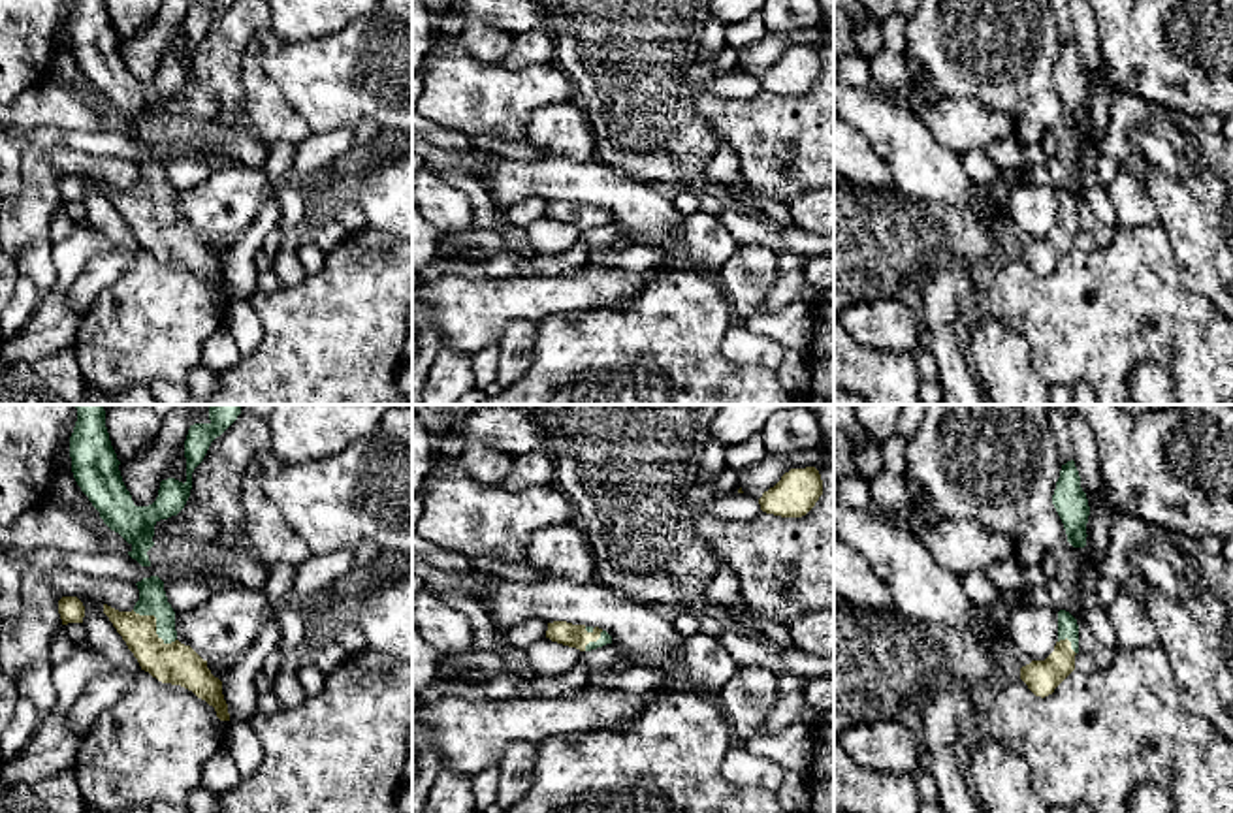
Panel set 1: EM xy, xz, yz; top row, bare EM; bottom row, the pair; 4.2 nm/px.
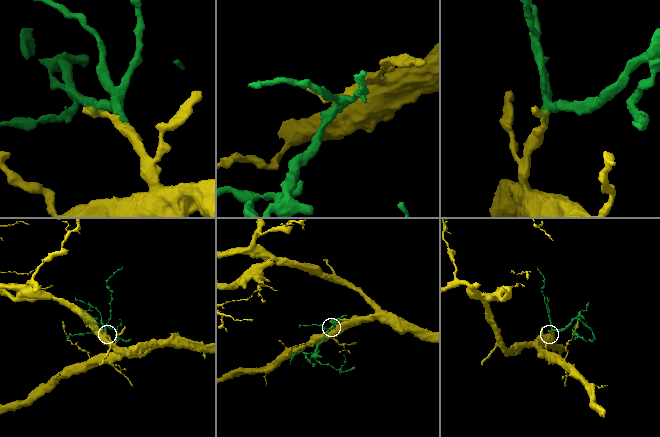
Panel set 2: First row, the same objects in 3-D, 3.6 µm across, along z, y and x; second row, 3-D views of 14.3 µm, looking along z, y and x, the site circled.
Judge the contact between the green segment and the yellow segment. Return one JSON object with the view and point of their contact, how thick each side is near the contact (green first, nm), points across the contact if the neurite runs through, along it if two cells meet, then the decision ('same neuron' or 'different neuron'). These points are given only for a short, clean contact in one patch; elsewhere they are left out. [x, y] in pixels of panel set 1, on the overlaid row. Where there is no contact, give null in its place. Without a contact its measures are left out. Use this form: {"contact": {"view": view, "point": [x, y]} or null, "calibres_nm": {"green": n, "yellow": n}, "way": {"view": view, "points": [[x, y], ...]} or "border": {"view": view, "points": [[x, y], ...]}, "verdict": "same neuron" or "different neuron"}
{"contact": {"view": "xy", "point": [157, 623]}, "calibres_nm": {"green": 120, "yellow": 180}, "way": {"view": "xy", "points": [[153, 601], [157, 623], [157, 646], [174, 663]]}, "verdict": "same neuron"}

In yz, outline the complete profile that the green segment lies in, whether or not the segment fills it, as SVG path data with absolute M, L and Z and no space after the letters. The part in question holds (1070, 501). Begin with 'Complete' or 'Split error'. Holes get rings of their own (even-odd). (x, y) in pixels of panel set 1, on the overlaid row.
Complete. M1073 459L1062 465L1052 504L1064 523L1067 542L1073 548L1084 548L1090 506L1086 493L1081 487L1081 476Z

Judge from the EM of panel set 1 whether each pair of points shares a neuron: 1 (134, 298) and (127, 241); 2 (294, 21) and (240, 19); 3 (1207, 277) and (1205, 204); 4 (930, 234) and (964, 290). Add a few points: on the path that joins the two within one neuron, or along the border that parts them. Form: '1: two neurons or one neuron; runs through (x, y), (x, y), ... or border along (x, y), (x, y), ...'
1: two neurons; border along (142, 249), (134, 262), (96, 296)
2: two neurons; border along (270, 19), (272, 25)
3: one neuron; runs through (1207, 258), (1207, 223)
4: two neurons; border along (983, 270), (949, 264), (921, 288)

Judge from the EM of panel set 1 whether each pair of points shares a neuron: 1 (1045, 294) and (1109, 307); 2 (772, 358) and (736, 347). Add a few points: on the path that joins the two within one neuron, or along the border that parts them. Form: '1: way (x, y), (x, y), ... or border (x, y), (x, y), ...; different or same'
1: way (1060, 307), (1094, 307); same
2: way (763, 350), (746, 349); same

